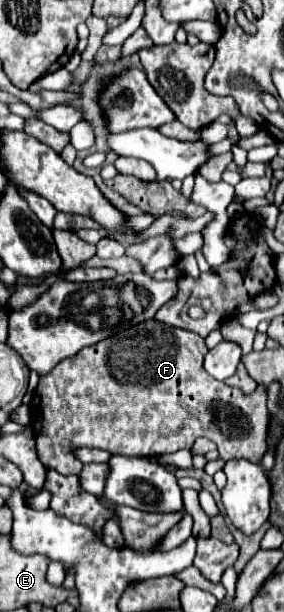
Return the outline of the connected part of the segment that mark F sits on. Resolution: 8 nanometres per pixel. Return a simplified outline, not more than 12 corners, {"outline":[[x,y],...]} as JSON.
{"outline":[[146,320],[40,376],[38,458],[266,452],[266,386]]}

